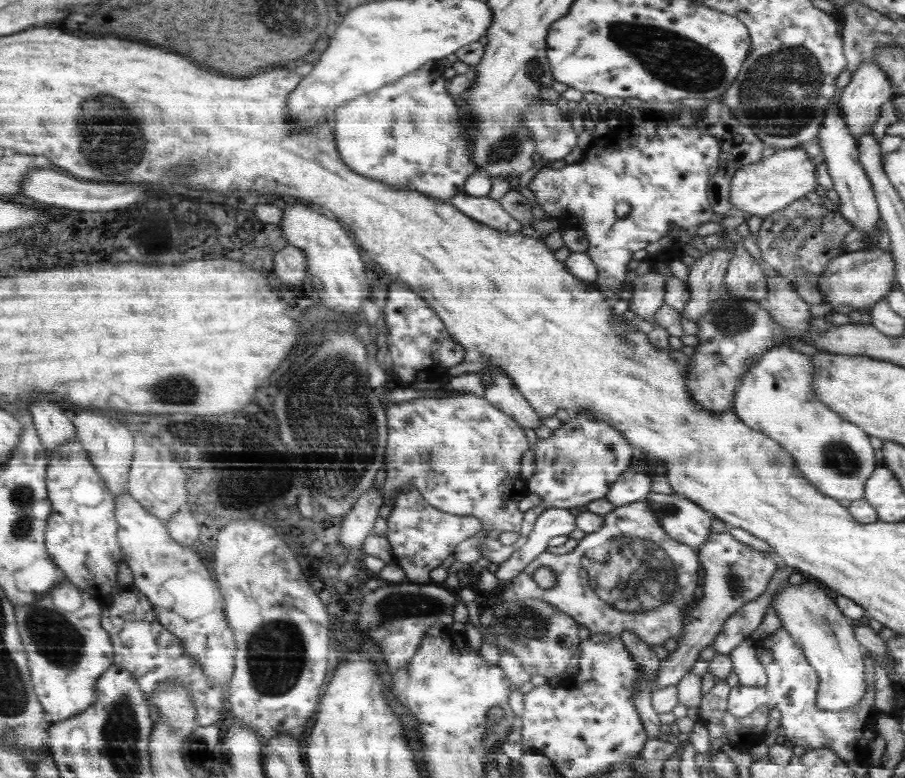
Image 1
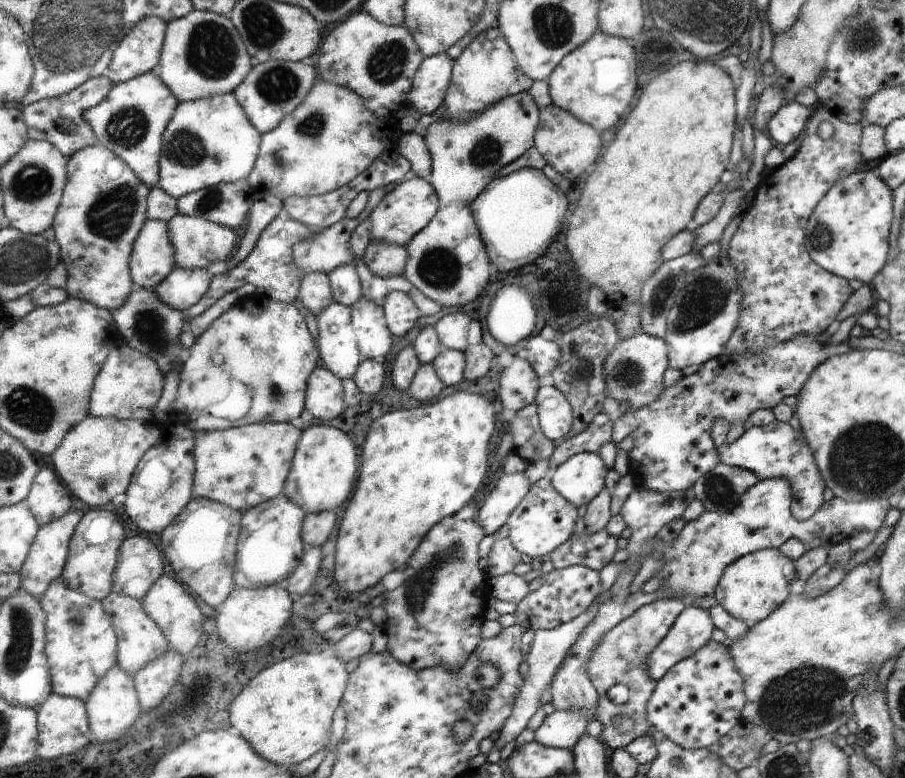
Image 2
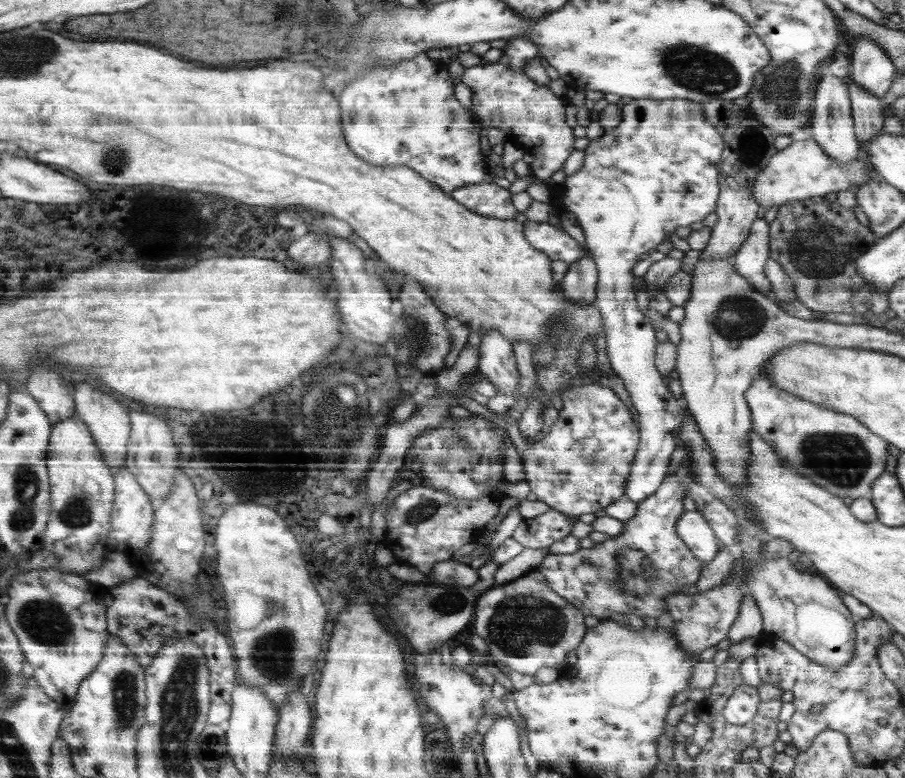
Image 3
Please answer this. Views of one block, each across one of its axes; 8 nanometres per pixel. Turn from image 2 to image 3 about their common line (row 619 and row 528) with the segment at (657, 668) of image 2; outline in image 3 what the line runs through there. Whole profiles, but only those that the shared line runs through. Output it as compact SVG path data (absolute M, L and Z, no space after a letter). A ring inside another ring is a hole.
M685 512L677 522L677 534L703 566L715 560L719 542L709 522L699 512Z

